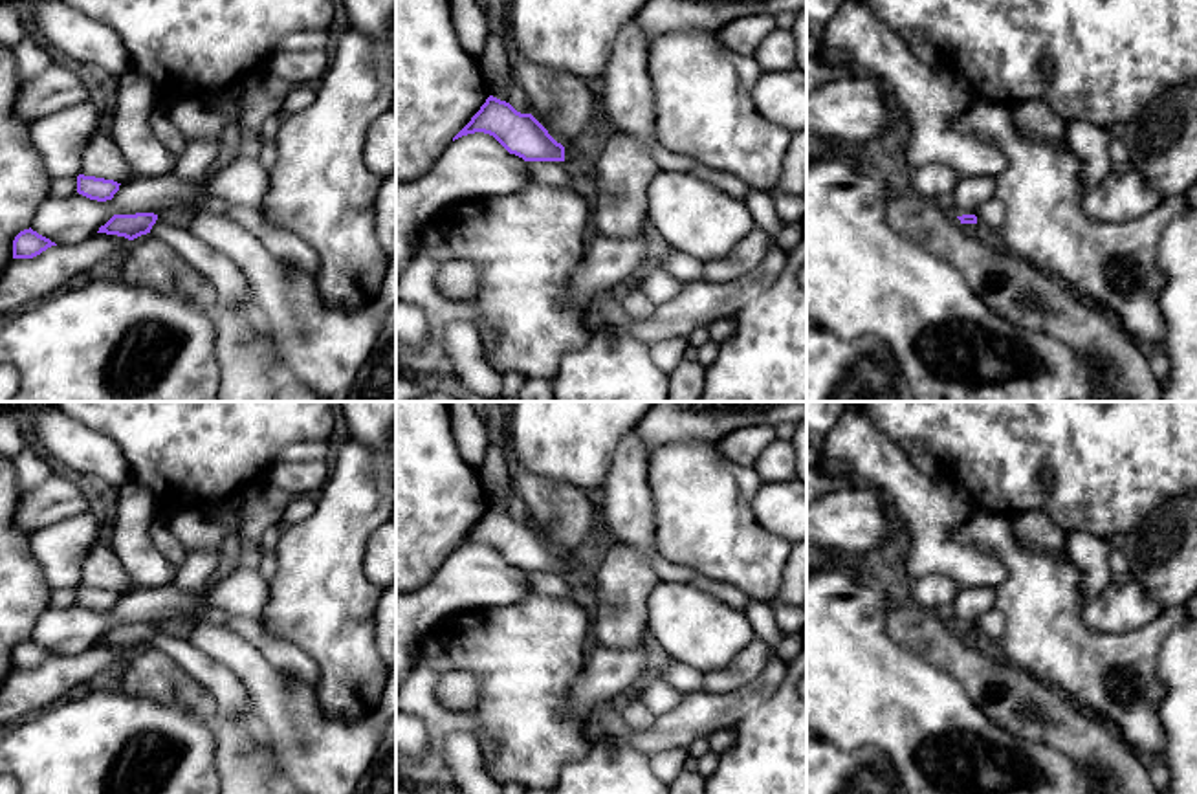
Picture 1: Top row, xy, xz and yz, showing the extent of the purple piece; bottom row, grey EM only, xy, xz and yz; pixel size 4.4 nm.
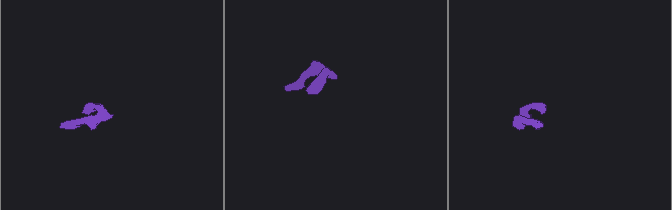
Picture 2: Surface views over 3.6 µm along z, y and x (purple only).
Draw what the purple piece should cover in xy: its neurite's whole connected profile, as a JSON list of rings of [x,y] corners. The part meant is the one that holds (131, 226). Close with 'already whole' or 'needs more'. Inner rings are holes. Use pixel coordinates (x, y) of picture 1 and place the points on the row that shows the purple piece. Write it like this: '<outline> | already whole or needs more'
[[[136,213],[114,215],[97,233],[117,235],[128,240],[152,233],[211,281],[216,290],[216,310],[244,308],[249,312],[249,321],[268,332],[246,273],[229,257],[209,249],[189,227],[167,226],[154,213]]] | needs more

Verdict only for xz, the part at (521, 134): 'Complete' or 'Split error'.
Split error

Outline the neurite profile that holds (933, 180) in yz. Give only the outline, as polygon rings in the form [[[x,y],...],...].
[[[928,163],[913,171],[907,189],[915,191],[922,198],[935,202],[937,198],[944,194],[951,194],[959,178],[961,176],[946,165]]]

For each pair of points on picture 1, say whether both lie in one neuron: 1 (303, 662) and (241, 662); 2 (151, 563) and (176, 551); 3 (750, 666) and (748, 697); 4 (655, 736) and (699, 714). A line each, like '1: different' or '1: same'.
1: different
2: different
3: different
4: same

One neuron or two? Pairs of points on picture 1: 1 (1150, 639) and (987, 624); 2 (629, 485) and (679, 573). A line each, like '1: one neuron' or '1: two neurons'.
1: two neurons
2: one neuron

